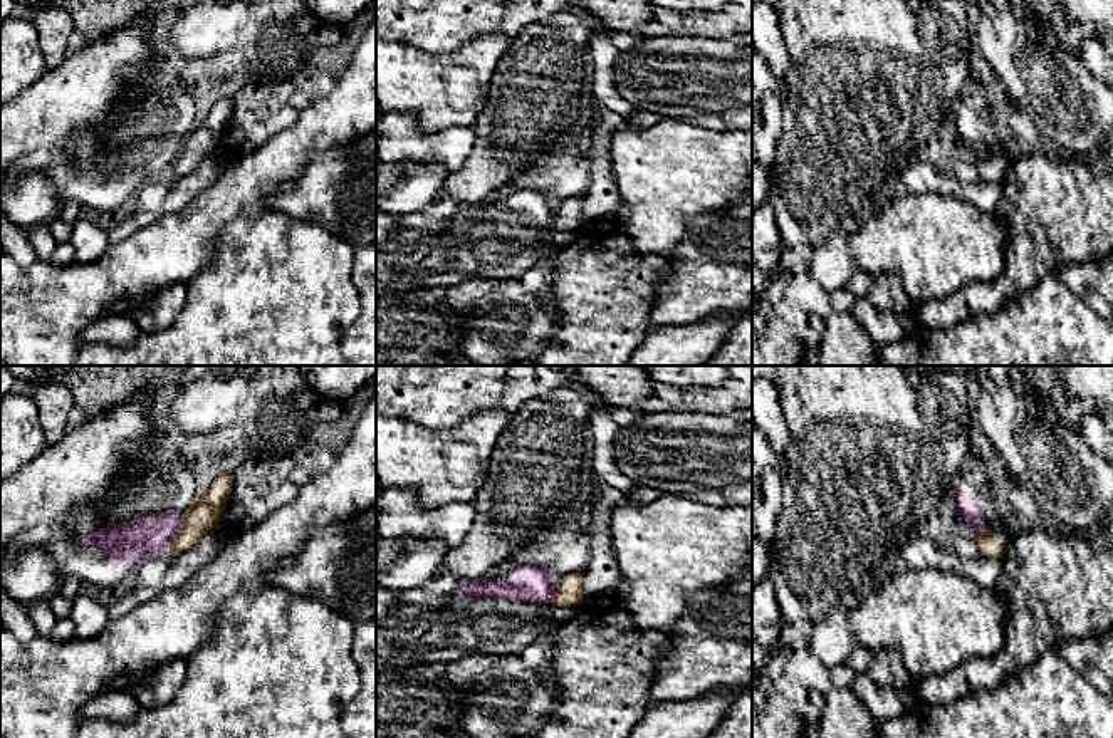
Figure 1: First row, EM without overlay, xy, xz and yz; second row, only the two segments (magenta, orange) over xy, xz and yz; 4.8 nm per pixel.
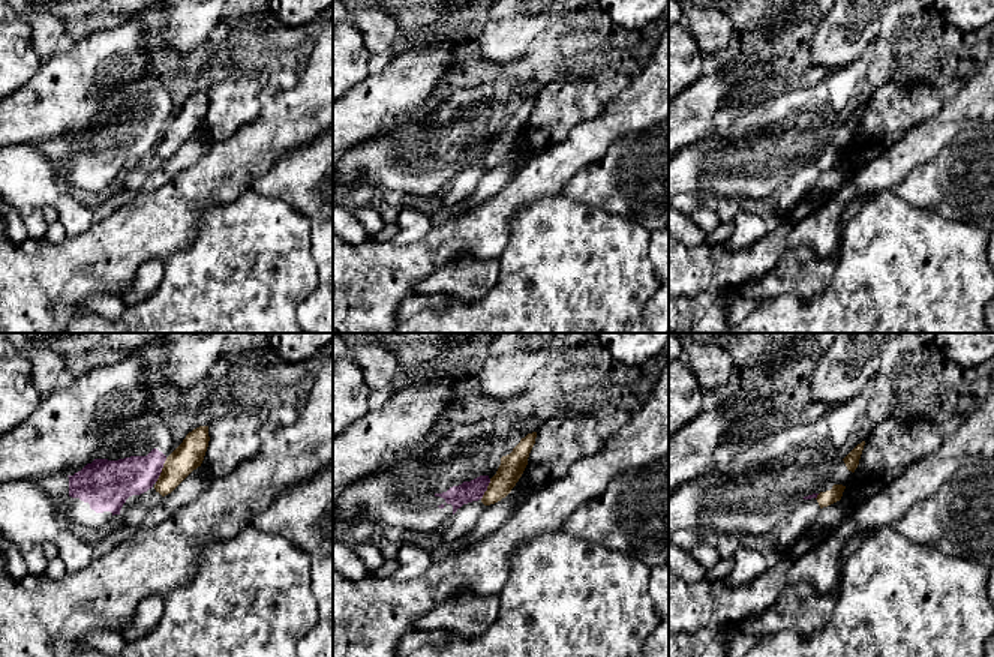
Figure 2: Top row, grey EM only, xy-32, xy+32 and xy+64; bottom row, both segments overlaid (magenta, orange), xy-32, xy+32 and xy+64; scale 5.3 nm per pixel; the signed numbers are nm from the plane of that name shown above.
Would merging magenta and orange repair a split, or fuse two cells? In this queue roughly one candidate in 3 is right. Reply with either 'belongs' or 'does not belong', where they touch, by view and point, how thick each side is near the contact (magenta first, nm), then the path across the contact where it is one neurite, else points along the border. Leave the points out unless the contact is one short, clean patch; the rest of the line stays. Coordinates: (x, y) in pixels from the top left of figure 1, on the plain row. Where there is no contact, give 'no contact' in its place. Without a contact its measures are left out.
does not belong; meets magenta in xy at (175, 160); 200 nm thick on the magenta side, 160 nm on the other; border along xy (180, 150), (168, 170)

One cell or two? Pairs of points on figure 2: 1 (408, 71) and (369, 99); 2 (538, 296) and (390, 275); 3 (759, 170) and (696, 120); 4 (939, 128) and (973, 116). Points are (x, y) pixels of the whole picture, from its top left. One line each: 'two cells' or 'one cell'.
1: one cell
2: two cells
3: two cells
4: one cell

